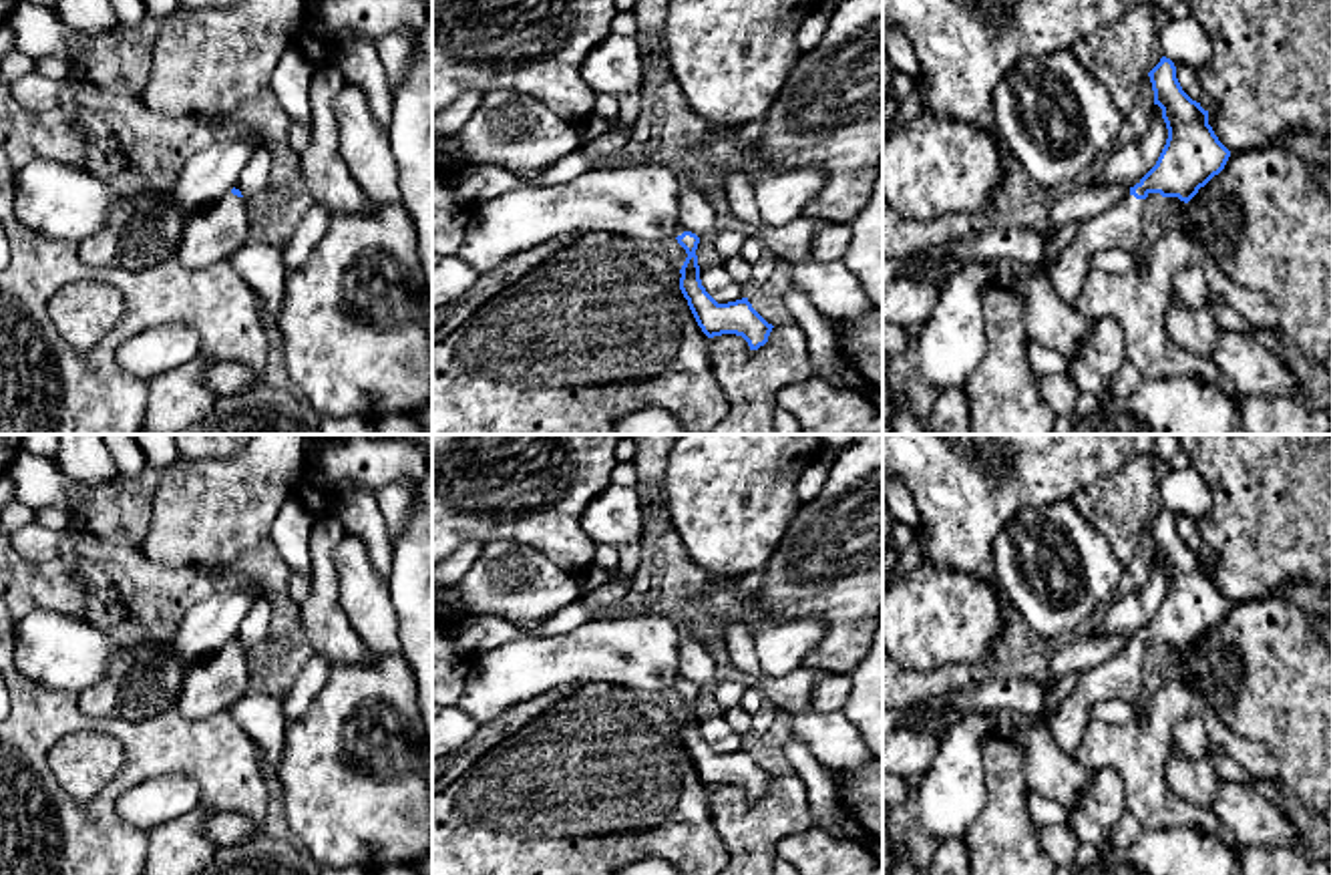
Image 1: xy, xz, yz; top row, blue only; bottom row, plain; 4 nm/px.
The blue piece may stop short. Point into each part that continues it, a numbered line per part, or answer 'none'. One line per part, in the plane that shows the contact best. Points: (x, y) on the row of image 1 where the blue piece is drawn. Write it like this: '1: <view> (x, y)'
1: yz (1120, 228)

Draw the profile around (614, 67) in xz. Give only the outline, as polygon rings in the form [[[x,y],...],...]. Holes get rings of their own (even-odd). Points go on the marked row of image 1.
[[[609,34],[583,60],[583,78],[597,95],[639,95],[641,54],[635,38]]]

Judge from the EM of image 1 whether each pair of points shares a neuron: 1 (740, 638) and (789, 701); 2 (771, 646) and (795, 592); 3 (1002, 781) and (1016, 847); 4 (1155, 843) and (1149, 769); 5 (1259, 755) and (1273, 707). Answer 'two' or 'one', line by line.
1: one
2: two
3: one
4: two
5: two

